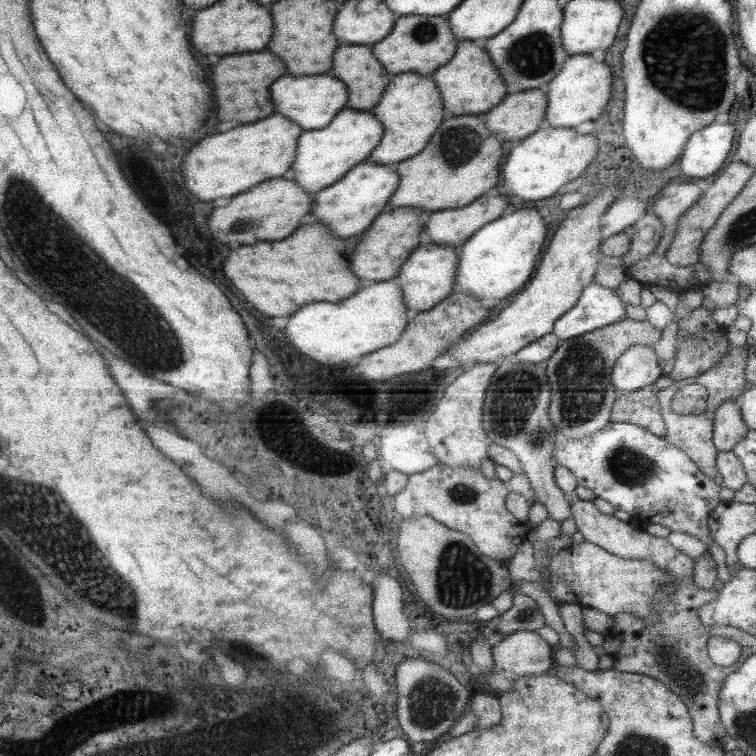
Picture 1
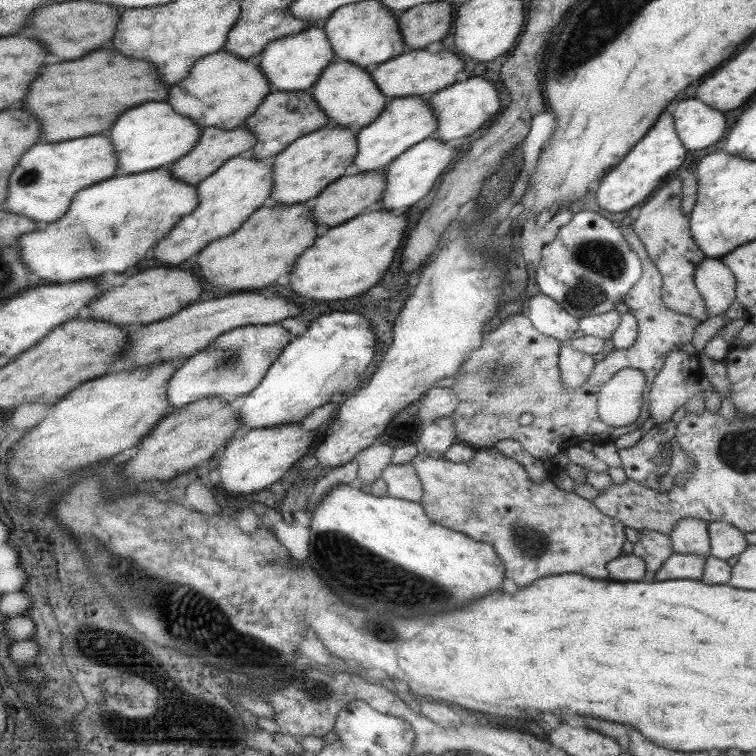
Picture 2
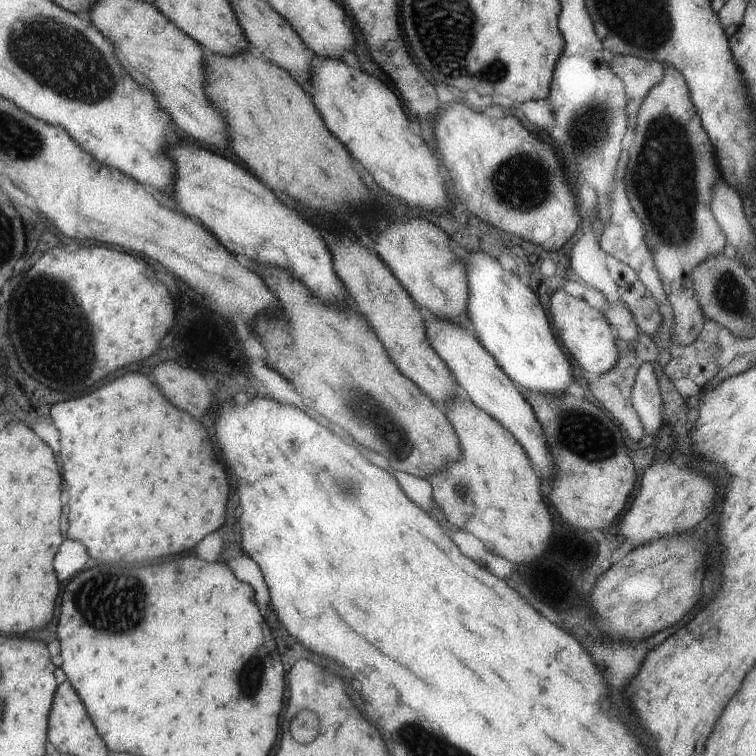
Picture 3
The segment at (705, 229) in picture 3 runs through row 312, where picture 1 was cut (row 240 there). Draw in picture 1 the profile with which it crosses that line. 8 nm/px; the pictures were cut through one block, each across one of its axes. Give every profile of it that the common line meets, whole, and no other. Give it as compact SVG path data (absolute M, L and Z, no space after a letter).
M732 160L725 170L717 176L709 187L702 192L700 199L678 218L675 236L670 247L666 250L666 259L673 266L689 266L696 263L699 258L699 246L703 243L705 234L715 224L721 211L739 194L755 168L739 160Z

